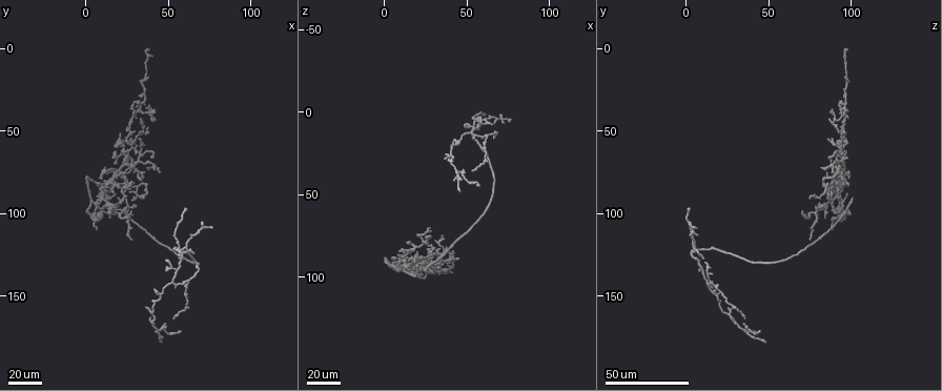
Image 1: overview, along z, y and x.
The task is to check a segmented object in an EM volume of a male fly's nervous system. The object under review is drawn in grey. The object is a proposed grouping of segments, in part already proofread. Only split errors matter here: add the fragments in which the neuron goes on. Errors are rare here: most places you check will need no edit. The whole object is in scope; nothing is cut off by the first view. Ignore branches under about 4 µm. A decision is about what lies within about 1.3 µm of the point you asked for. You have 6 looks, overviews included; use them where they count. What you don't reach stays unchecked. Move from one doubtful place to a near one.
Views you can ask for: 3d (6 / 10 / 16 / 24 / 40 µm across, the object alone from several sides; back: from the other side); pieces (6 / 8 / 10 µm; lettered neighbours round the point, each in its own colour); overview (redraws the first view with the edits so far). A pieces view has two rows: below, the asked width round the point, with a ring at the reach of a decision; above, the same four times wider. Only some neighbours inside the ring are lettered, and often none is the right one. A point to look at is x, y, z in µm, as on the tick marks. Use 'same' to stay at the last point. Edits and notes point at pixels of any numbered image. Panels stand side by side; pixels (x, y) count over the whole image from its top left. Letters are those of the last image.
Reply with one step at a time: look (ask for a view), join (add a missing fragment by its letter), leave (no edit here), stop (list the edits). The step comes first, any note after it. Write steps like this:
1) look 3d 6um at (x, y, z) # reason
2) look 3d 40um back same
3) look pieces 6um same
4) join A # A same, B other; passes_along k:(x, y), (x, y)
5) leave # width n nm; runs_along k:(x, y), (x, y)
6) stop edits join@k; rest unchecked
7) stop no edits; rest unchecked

look 3d 24um at (56, 172, 44) # long arm stops here

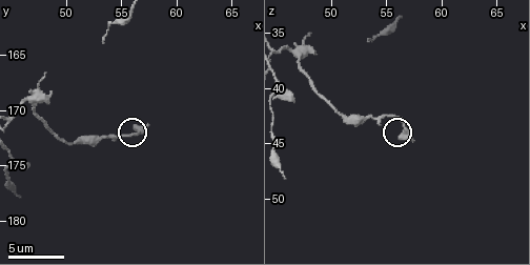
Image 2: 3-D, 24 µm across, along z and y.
look pieces 6um at (57.4, 171.2, 44.6) # what lies round it

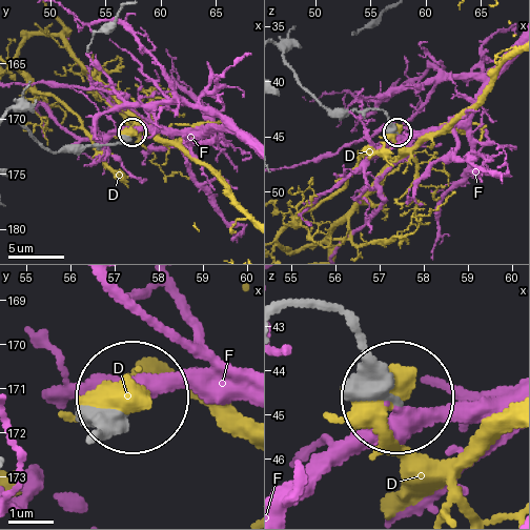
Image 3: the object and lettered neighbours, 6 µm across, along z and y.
leave # width 290 nm; D other, F other; runs_along 3:(282, 310), (338, 313), (391, 396); no lettered fragment goes on from it

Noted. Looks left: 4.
look 3d 40um at (35, 91, 74) # tapers out

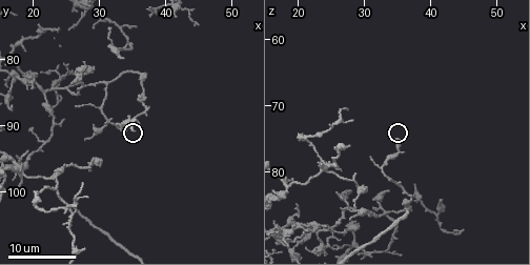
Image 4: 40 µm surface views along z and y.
look pieces 6um at (35.0, 90.5, 75.0)

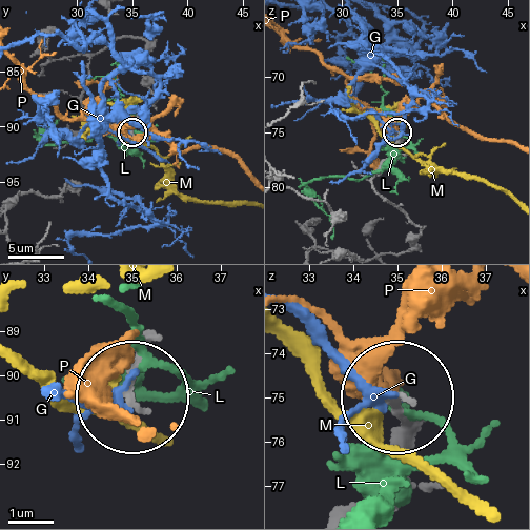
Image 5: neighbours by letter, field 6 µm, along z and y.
leave # G other, L other, M other, P other; no lettered fragment goes on from it

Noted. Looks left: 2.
look 3d 24um at (15, 102, 83) # tapers out

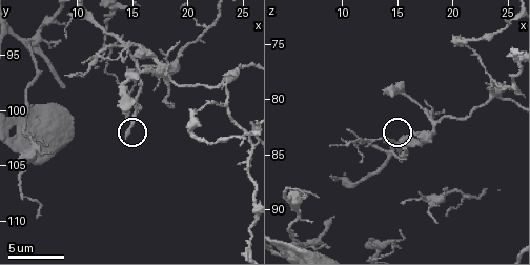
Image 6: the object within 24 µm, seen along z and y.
look pieces 10um at (14.4, 102.4, 84.4)

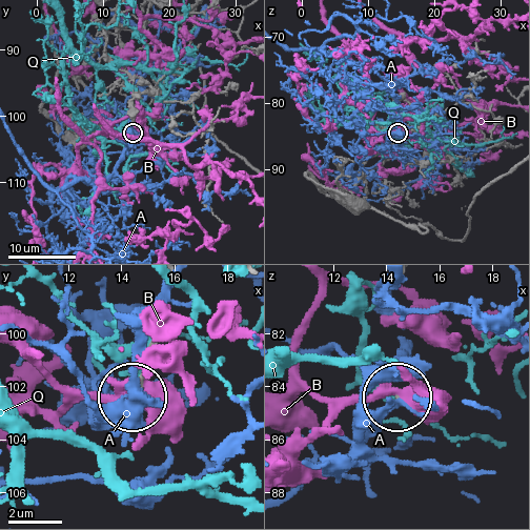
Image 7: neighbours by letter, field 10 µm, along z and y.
leave # A other, B other, Q other; none of them fits

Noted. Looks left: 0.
stop no edits; rest unchecked

